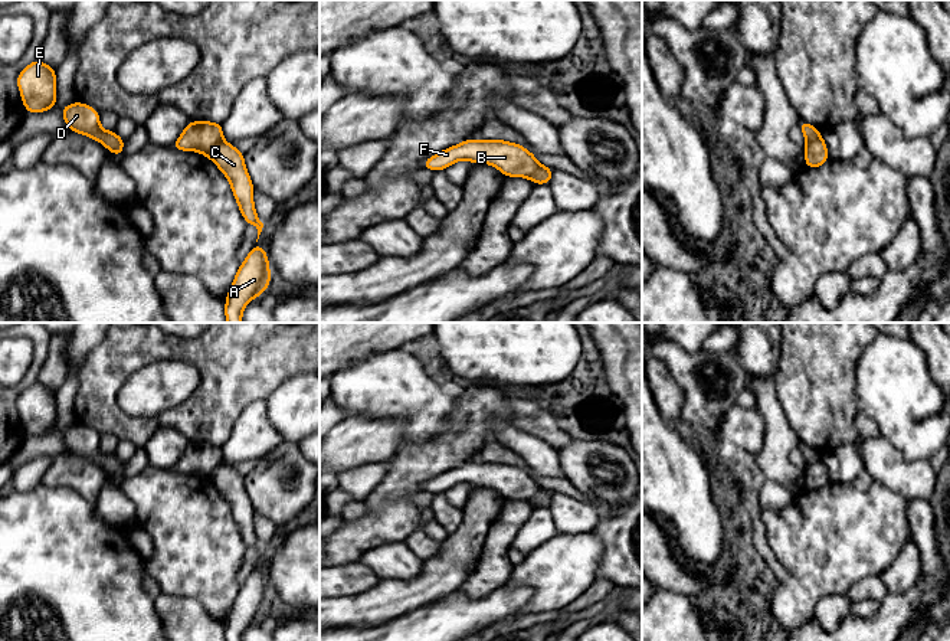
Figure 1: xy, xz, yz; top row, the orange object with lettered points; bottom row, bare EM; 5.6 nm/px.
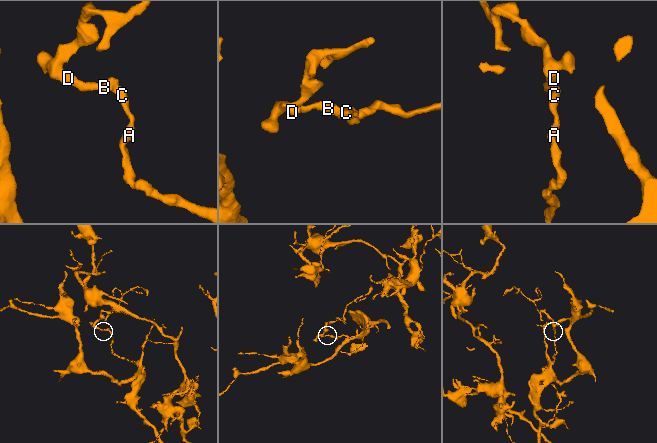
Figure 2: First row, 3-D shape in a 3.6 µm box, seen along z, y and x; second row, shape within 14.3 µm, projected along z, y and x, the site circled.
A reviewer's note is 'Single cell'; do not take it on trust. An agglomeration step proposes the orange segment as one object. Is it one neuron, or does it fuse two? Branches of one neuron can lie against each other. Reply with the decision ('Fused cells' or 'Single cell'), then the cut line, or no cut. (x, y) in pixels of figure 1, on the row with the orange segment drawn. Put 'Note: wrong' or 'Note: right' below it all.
Fused cells. Split along xy (220, 139), (206, 156)
Note: wrong

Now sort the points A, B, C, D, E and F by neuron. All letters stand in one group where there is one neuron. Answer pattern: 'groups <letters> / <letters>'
groups A C / B D E F

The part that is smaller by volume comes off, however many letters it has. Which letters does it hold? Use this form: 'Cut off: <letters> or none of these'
Cut off: B, D, E, F

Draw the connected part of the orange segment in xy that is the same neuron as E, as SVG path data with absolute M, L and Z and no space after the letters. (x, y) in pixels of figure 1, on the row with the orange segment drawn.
M40 59L24 66L16 84L27 112L39 114L56 107L56 69Z

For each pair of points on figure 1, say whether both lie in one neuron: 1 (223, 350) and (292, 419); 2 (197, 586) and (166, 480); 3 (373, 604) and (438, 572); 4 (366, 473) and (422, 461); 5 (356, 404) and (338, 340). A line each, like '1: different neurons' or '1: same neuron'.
1: different neurons
2: same neuron
3: same neuron
4: different neurons
5: different neurons

